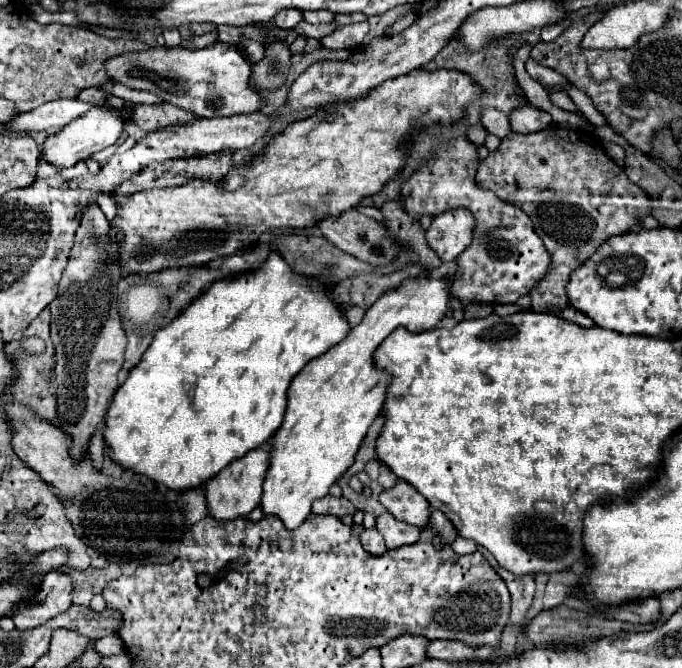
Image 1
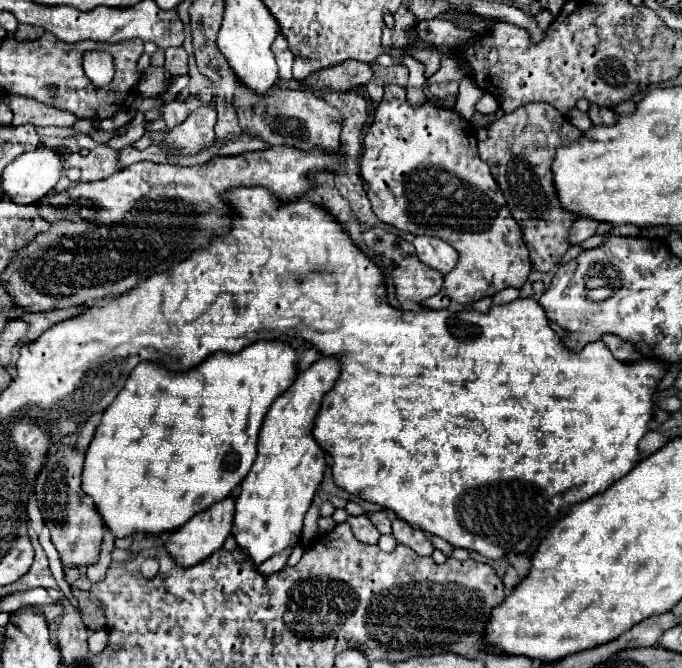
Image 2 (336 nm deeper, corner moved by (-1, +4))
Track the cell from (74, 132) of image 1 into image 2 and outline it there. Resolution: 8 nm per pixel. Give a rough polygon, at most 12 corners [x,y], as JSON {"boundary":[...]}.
{"boundary":[[38,147],[2,173],[14,203],[36,203],[60,179],[62,157]]}

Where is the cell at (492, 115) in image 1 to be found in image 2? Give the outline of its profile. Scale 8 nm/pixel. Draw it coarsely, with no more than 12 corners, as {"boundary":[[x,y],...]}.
{"boundary":[[484,93],[476,111],[494,115],[498,111],[496,97]]}

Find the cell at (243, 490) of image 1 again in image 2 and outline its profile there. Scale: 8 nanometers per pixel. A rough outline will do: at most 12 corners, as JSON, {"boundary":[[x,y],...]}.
{"boundary":[[234,499],[194,515],[170,535],[178,567],[194,567],[224,545]]}

